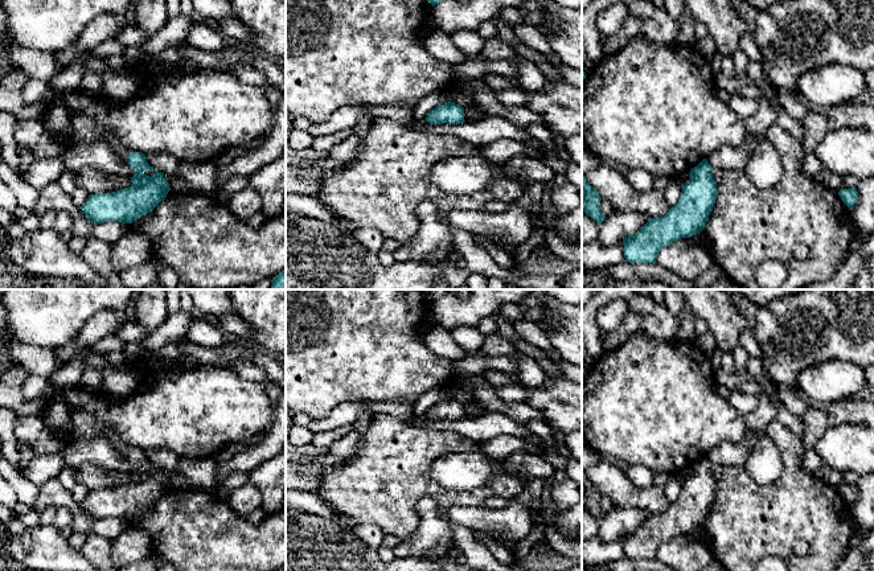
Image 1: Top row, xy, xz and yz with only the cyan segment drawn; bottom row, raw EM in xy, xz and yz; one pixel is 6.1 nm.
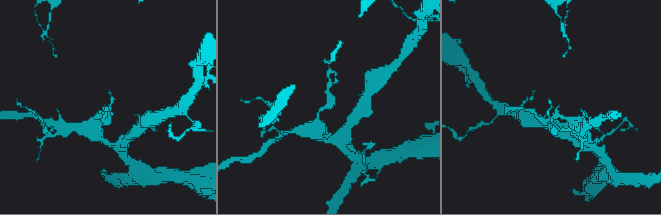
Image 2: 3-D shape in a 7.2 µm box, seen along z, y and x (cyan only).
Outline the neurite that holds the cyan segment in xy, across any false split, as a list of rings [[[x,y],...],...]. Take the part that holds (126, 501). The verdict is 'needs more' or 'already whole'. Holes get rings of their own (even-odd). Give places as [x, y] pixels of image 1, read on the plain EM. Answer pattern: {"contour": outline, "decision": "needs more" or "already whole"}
{"contour": [[[131,448],[126,456],[134,465],[131,481],[111,489],[90,490],[81,502],[94,521],[108,517],[131,519],[151,509],[171,486],[164,471],[153,465],[144,449]]], "decision": "already whole"}

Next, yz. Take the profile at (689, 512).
{"contour": [[[707,455],[690,465],[678,498],[660,514],[651,514],[635,531],[623,533],[629,559],[656,559],[660,546],[702,527],[717,494],[717,478]]], "decision": "already whole"}

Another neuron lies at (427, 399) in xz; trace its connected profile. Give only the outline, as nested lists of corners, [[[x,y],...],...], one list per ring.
[[[434,389],[424,393],[415,403],[413,416],[426,416],[427,410],[439,400],[448,399],[450,391],[446,389]]]

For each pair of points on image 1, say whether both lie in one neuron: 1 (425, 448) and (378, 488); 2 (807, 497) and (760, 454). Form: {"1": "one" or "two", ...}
{"1": "one", "2": "two"}

